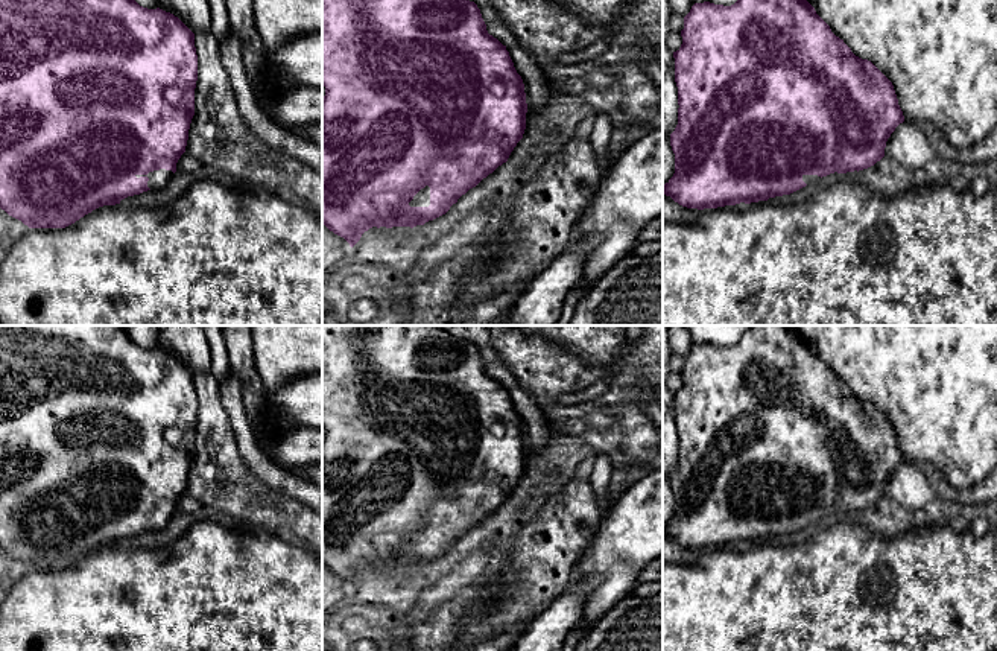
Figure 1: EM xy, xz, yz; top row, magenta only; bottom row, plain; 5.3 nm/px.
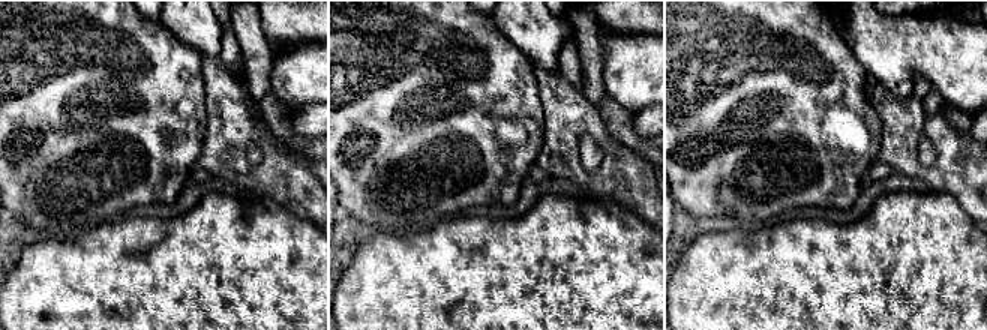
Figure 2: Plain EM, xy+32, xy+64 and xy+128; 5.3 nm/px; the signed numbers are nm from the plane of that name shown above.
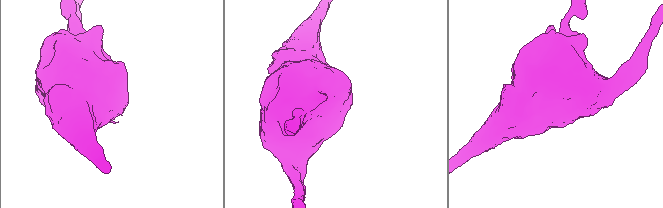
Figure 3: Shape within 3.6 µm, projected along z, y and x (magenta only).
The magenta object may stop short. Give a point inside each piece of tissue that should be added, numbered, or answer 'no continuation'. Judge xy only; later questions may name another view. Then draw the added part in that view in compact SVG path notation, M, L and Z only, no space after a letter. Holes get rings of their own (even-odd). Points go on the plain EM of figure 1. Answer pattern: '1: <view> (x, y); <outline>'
1: xy (158, 520); M160 510L160 511L149 513L147 516L135 516L135 517L137 519L147 517L149 519L147 528L150 531L160 531L160 529L164 529L167 526L172 516L173 516L172 511Z

